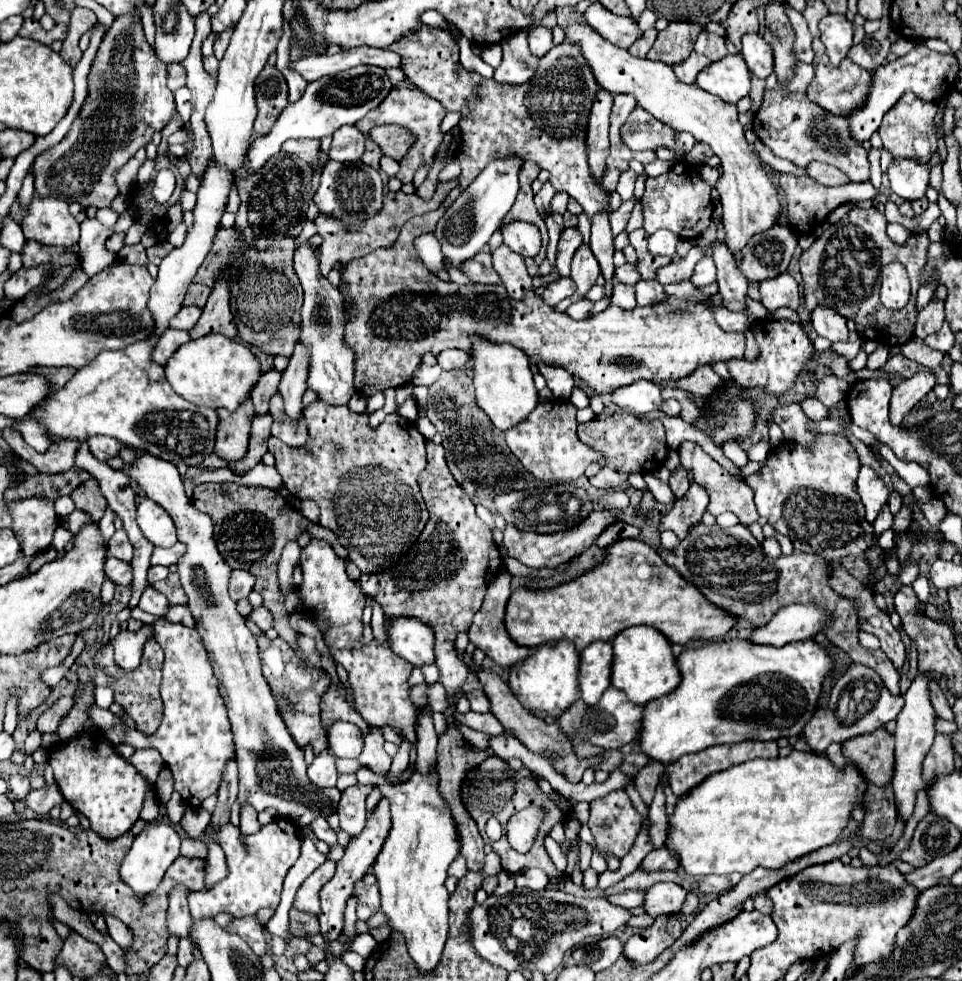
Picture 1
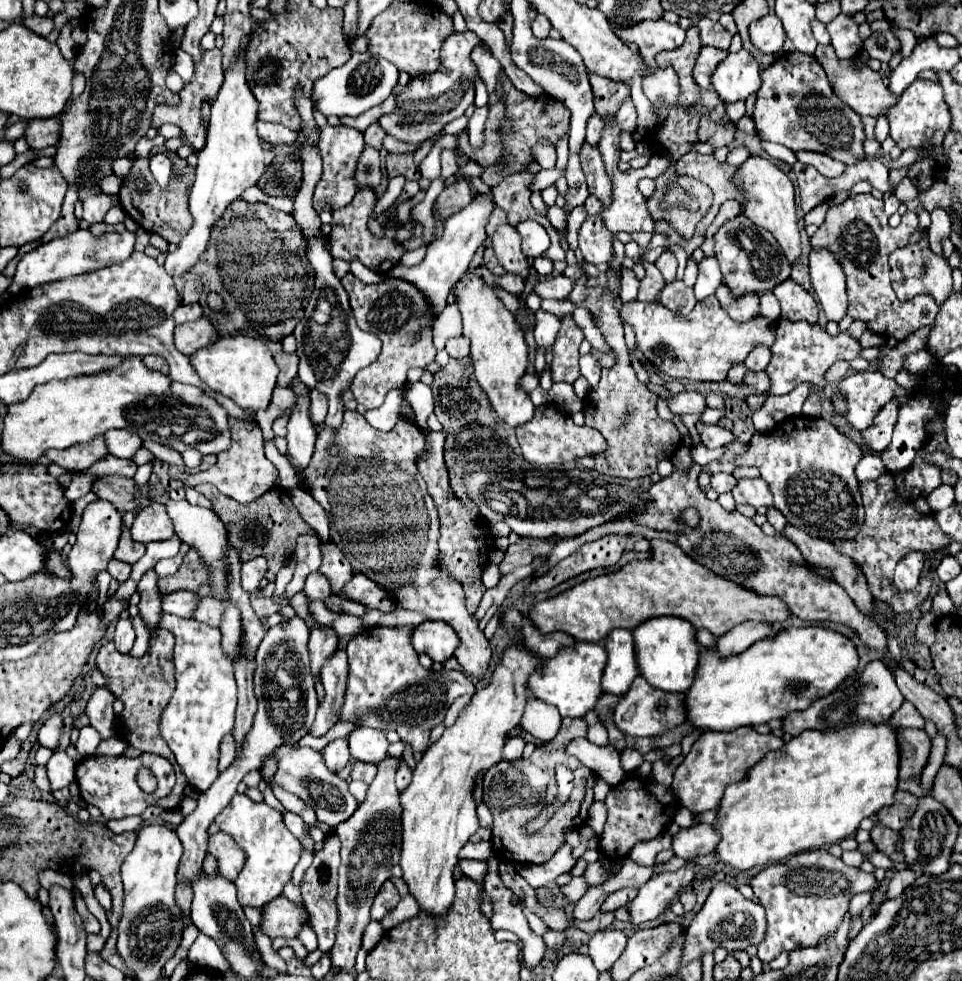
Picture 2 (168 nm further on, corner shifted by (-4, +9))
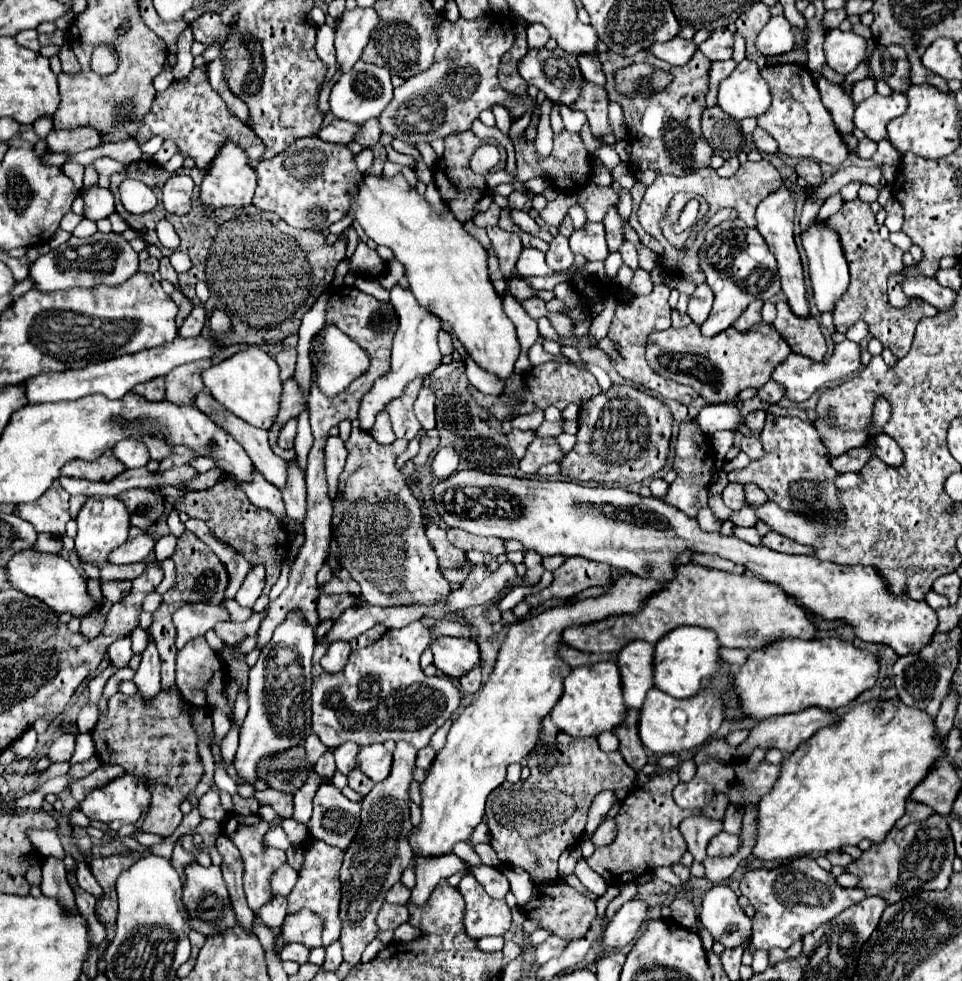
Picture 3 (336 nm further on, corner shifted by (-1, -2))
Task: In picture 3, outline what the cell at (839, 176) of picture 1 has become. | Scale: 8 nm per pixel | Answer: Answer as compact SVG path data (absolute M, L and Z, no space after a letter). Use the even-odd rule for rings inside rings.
M803 158L799 164L797 164L797 176L801 176L809 186L819 186L823 184L823 170L821 166L815 162L815 160L809 160L809 158Z

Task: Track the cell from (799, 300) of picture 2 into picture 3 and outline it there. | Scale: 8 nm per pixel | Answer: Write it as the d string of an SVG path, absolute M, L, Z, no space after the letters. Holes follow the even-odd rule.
M785 300L777 302L777 318L773 322L775 330L787 340L793 352L805 354L811 360L823 360L827 346L821 334L819 322L813 316L795 316Z

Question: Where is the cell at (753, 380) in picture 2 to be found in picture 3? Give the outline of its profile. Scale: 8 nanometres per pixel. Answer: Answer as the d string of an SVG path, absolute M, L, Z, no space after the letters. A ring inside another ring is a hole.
M769 380L765 386L761 386L759 390L759 400L765 402L765 404L777 404L779 400L783 398L783 390L781 390L781 384Z

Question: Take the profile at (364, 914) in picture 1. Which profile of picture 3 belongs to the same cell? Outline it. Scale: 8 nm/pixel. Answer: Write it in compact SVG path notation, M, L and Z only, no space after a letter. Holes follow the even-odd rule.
M383 904L377 912L377 926L379 930L395 930L399 924L409 920L407 906L395 906L395 904Z

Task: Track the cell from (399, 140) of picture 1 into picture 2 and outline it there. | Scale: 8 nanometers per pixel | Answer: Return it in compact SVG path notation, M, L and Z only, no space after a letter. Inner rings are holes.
M454 31L452 35L448 35L440 49L442 51L440 69L436 69L436 73L428 73L420 79L414 77L398 93L396 103L402 103L402 105L398 105L392 113L386 113L380 117L378 123L382 125L382 129L400 141L424 143L432 135L440 133L446 123L454 121L456 117L462 117L466 113L466 109L474 103L474 89L476 89L474 85L476 85L476 79L480 79L480 73L470 59L472 49L478 45L486 45L486 43L472 31L464 31L464 33Z

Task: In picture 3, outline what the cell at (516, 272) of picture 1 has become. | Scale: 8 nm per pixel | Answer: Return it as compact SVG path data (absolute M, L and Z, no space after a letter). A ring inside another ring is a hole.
M487 228L487 234L491 238L491 244L493 244L493 250L499 258L499 268L503 272L505 278L513 278L513 270L515 270L515 264L519 260L519 254L523 250L521 246L521 240L519 236L513 236L501 228Z

